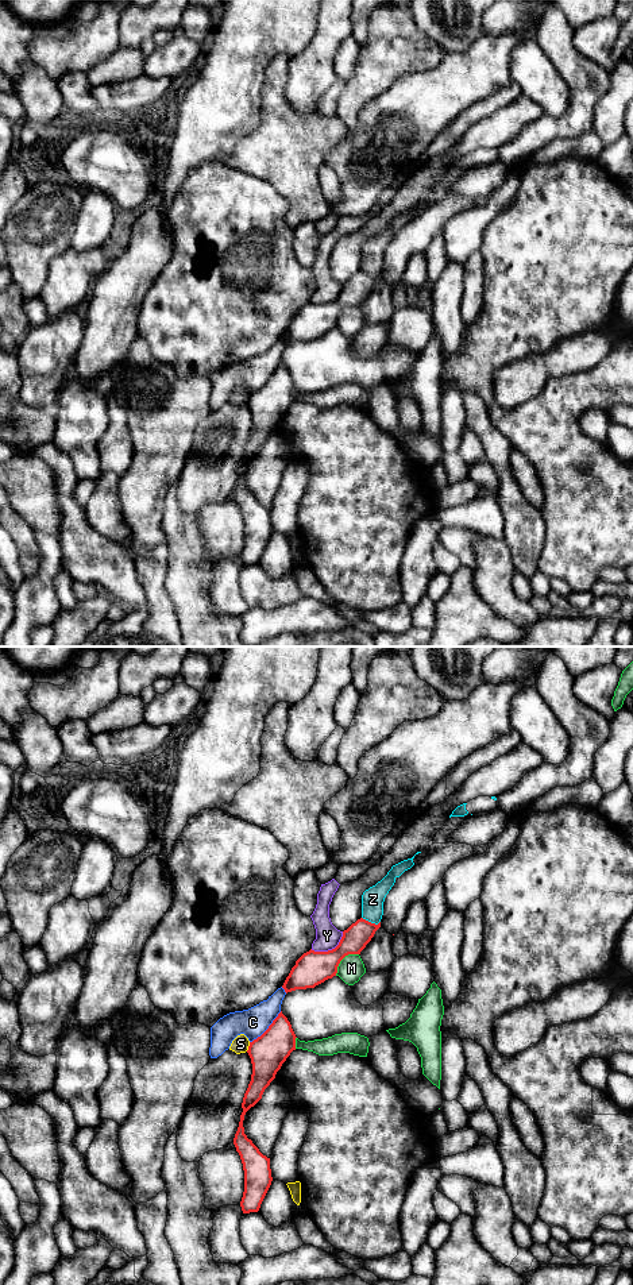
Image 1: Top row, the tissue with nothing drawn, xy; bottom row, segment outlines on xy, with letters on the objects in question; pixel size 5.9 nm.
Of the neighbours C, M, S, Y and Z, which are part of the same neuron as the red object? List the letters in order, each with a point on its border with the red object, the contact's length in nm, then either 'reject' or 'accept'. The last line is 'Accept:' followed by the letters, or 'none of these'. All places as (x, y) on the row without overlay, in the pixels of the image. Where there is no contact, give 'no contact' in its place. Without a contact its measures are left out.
C: meets red in xy at (267, 381); contact 260 nm long; reject
M: meets red in xy at (342, 311); contact 190 nm long; reject
S: meets red in xy at (249, 398); contact 60 nm long; reject
Y: meets red in xy at (329, 303); contact 220 nm long; reject
Z: meets red in xy at (370, 274); contact 120 nm long; reject
Accept: none of these

